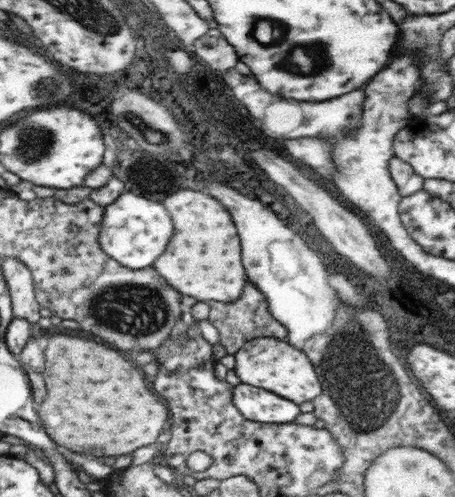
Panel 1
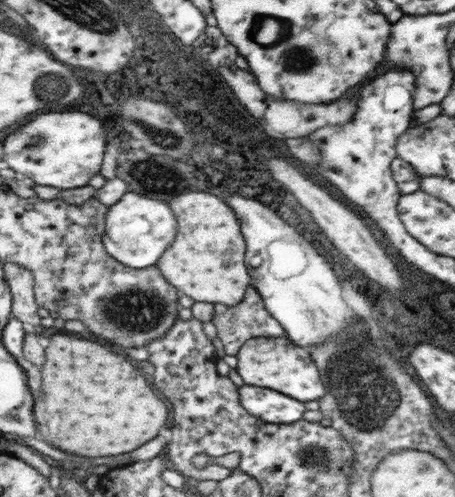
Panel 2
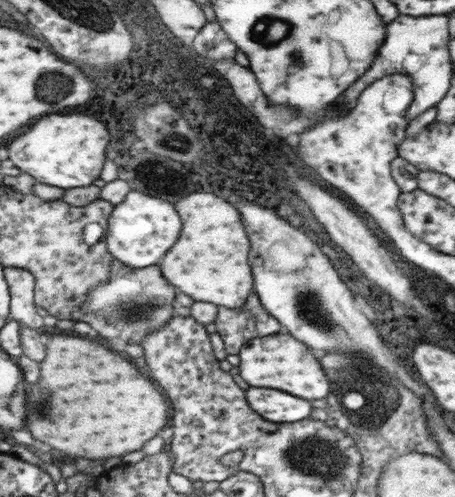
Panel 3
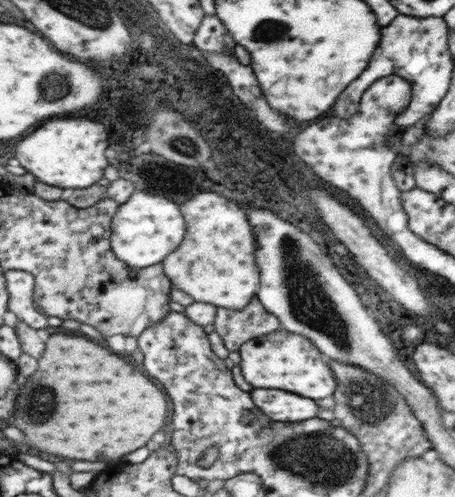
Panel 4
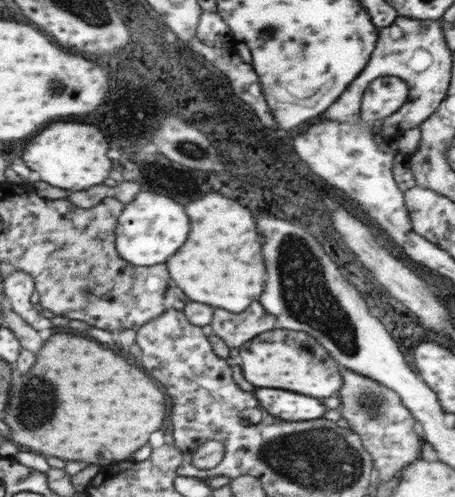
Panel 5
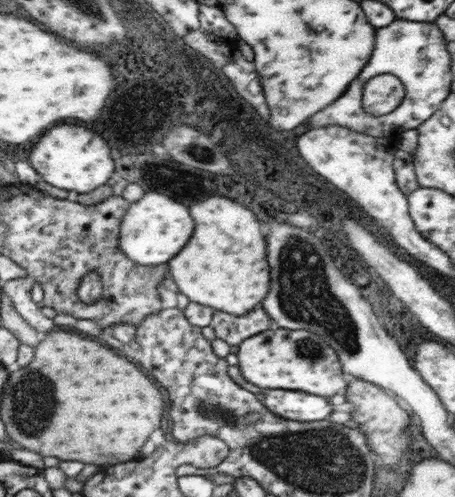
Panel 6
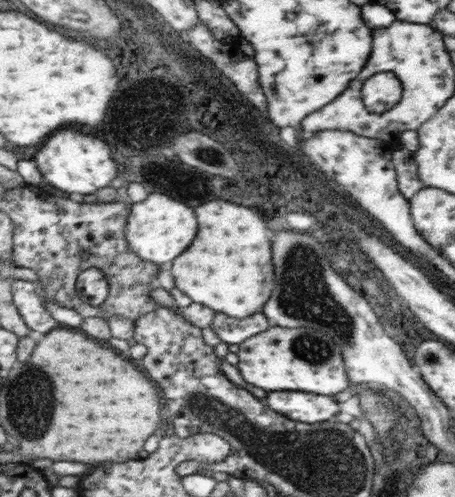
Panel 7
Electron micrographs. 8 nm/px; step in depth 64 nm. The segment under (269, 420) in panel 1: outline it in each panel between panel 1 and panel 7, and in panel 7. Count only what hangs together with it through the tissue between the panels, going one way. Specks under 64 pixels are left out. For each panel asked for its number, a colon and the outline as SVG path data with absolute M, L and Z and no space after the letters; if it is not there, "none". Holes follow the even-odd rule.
2: M249 384L239 388L239 402L247 414L269 424L295 424L305 412L305 402Z
3: M247 388L245 394L251 410L275 424L301 422L303 418L309 418L313 408L307 400L299 400L297 396L271 388Z
4: M253 388L249 394L255 396L253 398L255 408L277 422L287 424L287 422L315 420L319 412L311 398L301 398L291 392L281 392L271 388Z
5: M261 388L255 392L259 396L259 404L271 412L271 416L285 420L285 422L307 422L307 420L319 420L323 418L325 410L319 398L301 396L289 390L273 390L273 388Z
6: M265 390L263 404L271 408L277 416L295 422L319 422L321 418L329 418L333 412L327 398L311 396L305 392L283 392L283 390Z
7: M267 392L265 404L301 424L323 424L337 414L337 404L331 396L307 392Z

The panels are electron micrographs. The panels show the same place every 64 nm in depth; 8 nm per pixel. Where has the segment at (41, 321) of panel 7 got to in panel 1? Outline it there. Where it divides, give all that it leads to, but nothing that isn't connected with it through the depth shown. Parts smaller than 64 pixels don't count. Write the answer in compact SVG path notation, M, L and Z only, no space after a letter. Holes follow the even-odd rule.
M15 258L1 260L1 268L3 268L3 276L7 278L7 288L11 294L15 316L27 320L35 328L35 322L39 320L39 306L37 306L37 298L33 298L35 288L31 288L31 274L29 274L31 270Z

